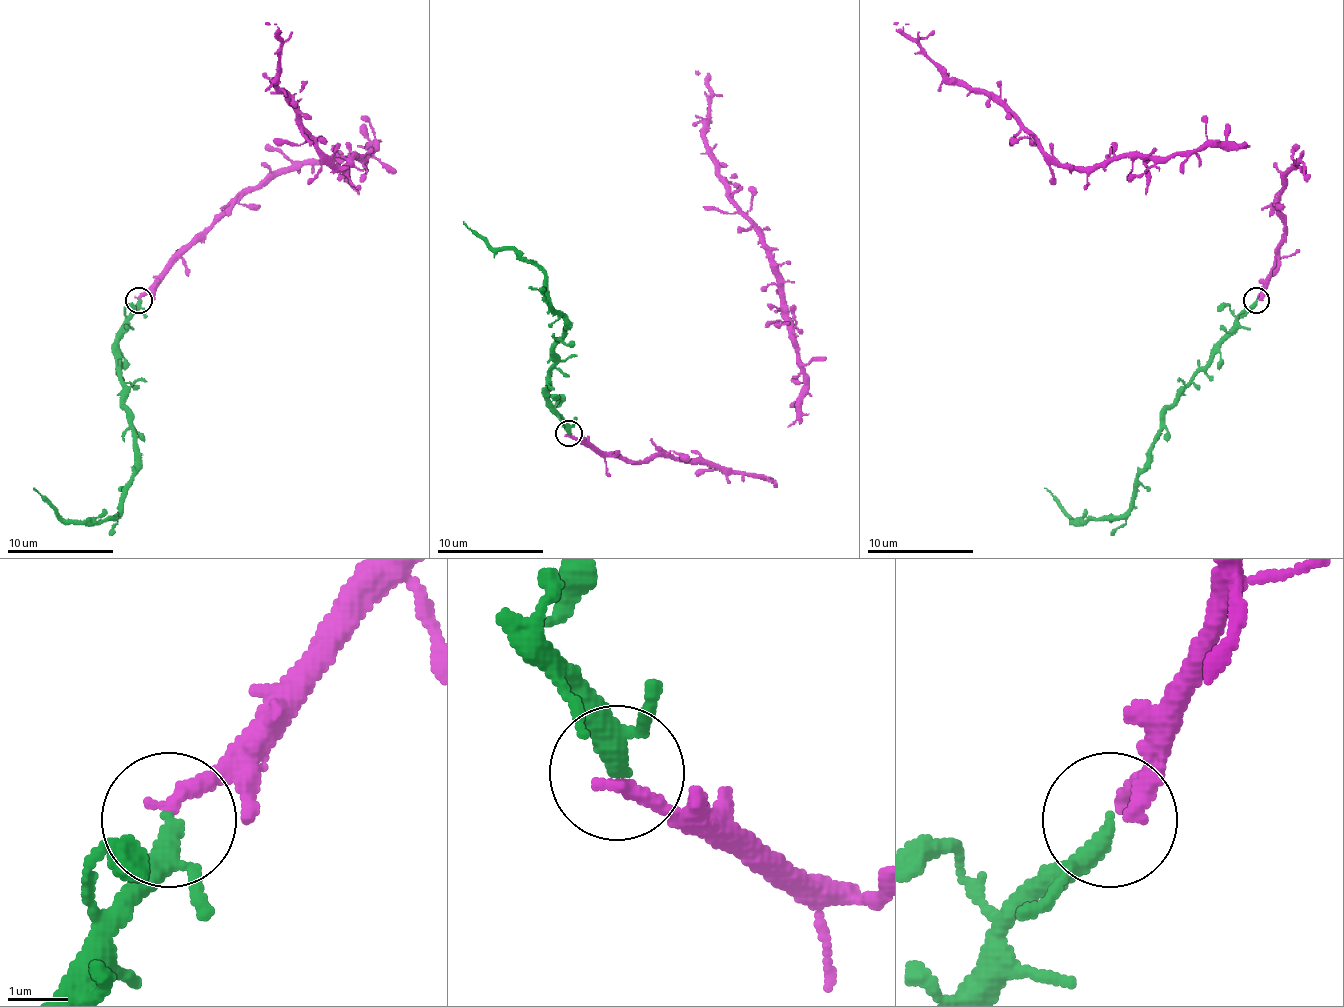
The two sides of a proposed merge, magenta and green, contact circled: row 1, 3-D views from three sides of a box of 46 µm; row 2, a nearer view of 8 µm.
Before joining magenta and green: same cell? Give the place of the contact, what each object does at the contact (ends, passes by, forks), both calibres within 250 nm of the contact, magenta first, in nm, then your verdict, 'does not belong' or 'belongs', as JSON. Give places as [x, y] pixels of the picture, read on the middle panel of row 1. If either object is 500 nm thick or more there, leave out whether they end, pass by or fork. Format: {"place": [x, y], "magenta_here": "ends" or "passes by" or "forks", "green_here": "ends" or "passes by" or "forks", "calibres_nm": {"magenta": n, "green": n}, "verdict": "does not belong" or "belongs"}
{"place": [569, 433], "magenta_here": "ends", "green_here": "passes by", "calibres_nm": {"magenta": 240, "green": 240}, "verdict": "belongs"}

